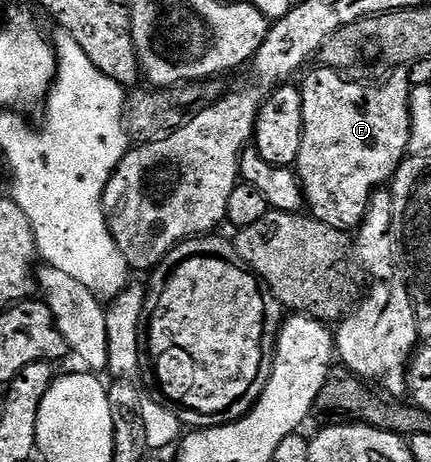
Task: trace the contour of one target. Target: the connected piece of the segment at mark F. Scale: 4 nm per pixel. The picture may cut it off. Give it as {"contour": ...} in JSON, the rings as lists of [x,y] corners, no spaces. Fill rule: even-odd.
{"contour":[[[318,68],[319,70],[308,69],[306,71],[307,79],[301,82],[301,120],[303,121],[303,135],[301,136],[301,152],[299,158],[295,161],[294,169],[299,176],[299,183],[303,185],[303,201],[310,217],[321,220],[338,230],[348,232],[358,231],[359,225],[363,223],[363,217],[367,215],[367,209],[371,203],[371,198],[375,191],[386,187],[394,178],[397,168],[403,163],[404,158],[408,157],[408,146],[411,138],[411,112],[410,112],[410,94],[412,87],[405,81],[402,73],[395,74],[391,78],[388,86],[358,86],[358,81],[348,80],[338,70],[328,70]]]}

